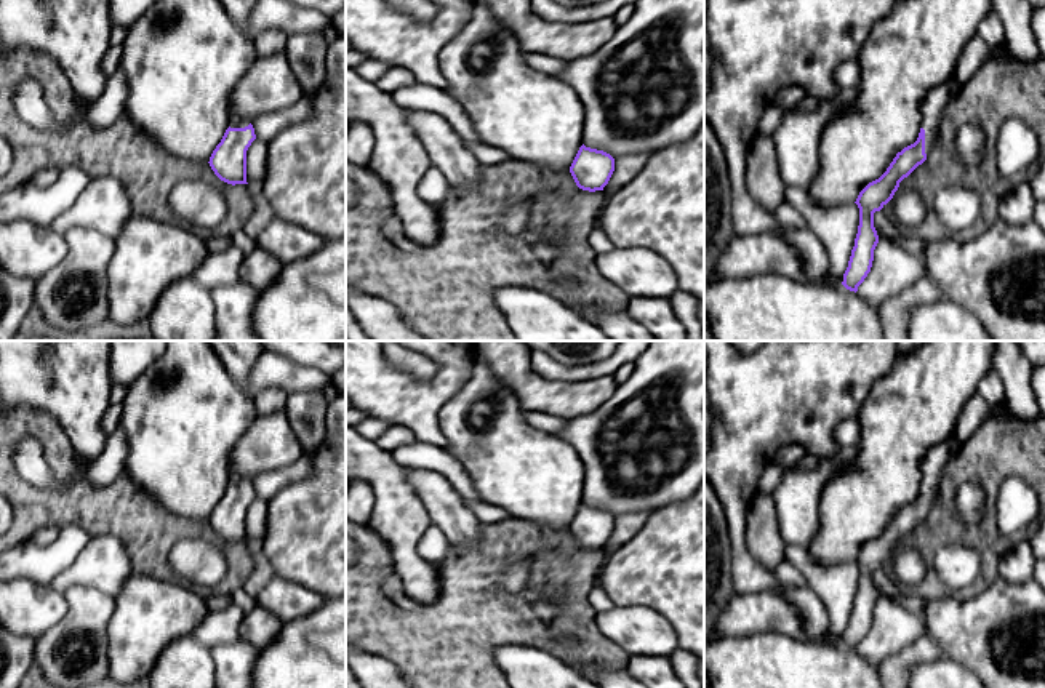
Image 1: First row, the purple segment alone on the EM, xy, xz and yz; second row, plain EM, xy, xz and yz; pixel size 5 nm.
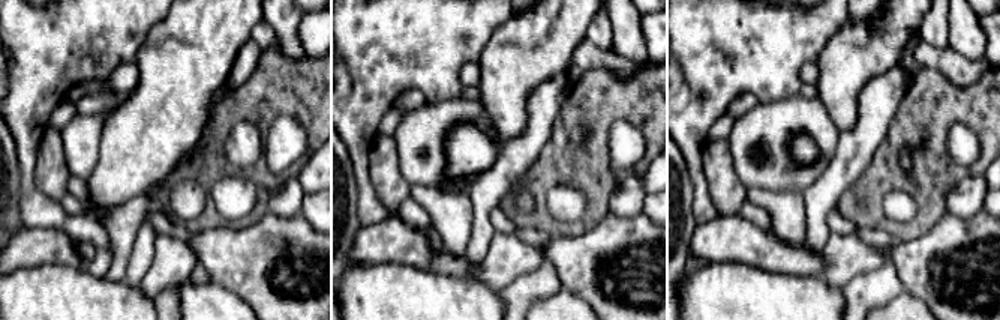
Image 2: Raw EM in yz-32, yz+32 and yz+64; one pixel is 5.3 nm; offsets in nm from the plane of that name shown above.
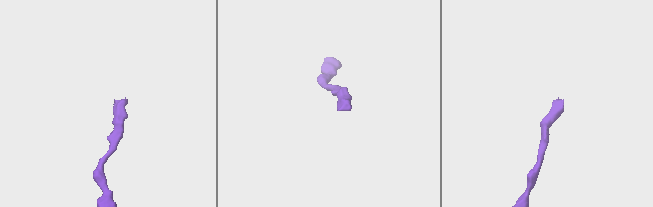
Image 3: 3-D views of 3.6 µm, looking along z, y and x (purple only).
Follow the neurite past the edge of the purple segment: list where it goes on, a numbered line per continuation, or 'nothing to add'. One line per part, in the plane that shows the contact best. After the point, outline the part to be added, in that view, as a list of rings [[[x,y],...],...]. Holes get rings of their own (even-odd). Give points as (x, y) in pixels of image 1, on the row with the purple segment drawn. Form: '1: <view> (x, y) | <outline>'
1: xz (644, 90) | [[[637,0],[629,21],[594,54],[567,61],[555,75],[568,83],[584,107],[583,144],[615,160],[655,154],[691,139],[704,123],[704,0]]]

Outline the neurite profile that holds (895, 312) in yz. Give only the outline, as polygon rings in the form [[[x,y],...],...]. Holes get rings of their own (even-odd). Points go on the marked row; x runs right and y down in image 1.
[[[930,277],[887,299],[877,310],[882,322],[882,341],[909,341],[909,318],[915,306],[933,304],[941,298],[939,286]]]

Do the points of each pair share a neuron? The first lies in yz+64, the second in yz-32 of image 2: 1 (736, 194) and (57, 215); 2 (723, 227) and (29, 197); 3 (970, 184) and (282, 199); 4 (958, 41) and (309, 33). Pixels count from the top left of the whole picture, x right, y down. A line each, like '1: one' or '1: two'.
1: two
2: two
3: one
4: two

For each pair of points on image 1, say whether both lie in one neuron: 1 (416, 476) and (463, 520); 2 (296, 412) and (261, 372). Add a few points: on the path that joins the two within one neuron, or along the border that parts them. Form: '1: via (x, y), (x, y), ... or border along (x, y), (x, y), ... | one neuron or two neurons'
1: via (428, 487), (452, 511) | one neuron
2: border along (325, 389), (300, 391), (288, 396) | two neurons

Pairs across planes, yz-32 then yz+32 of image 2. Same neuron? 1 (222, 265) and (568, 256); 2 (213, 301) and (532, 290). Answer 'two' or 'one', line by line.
1: one
2: two

